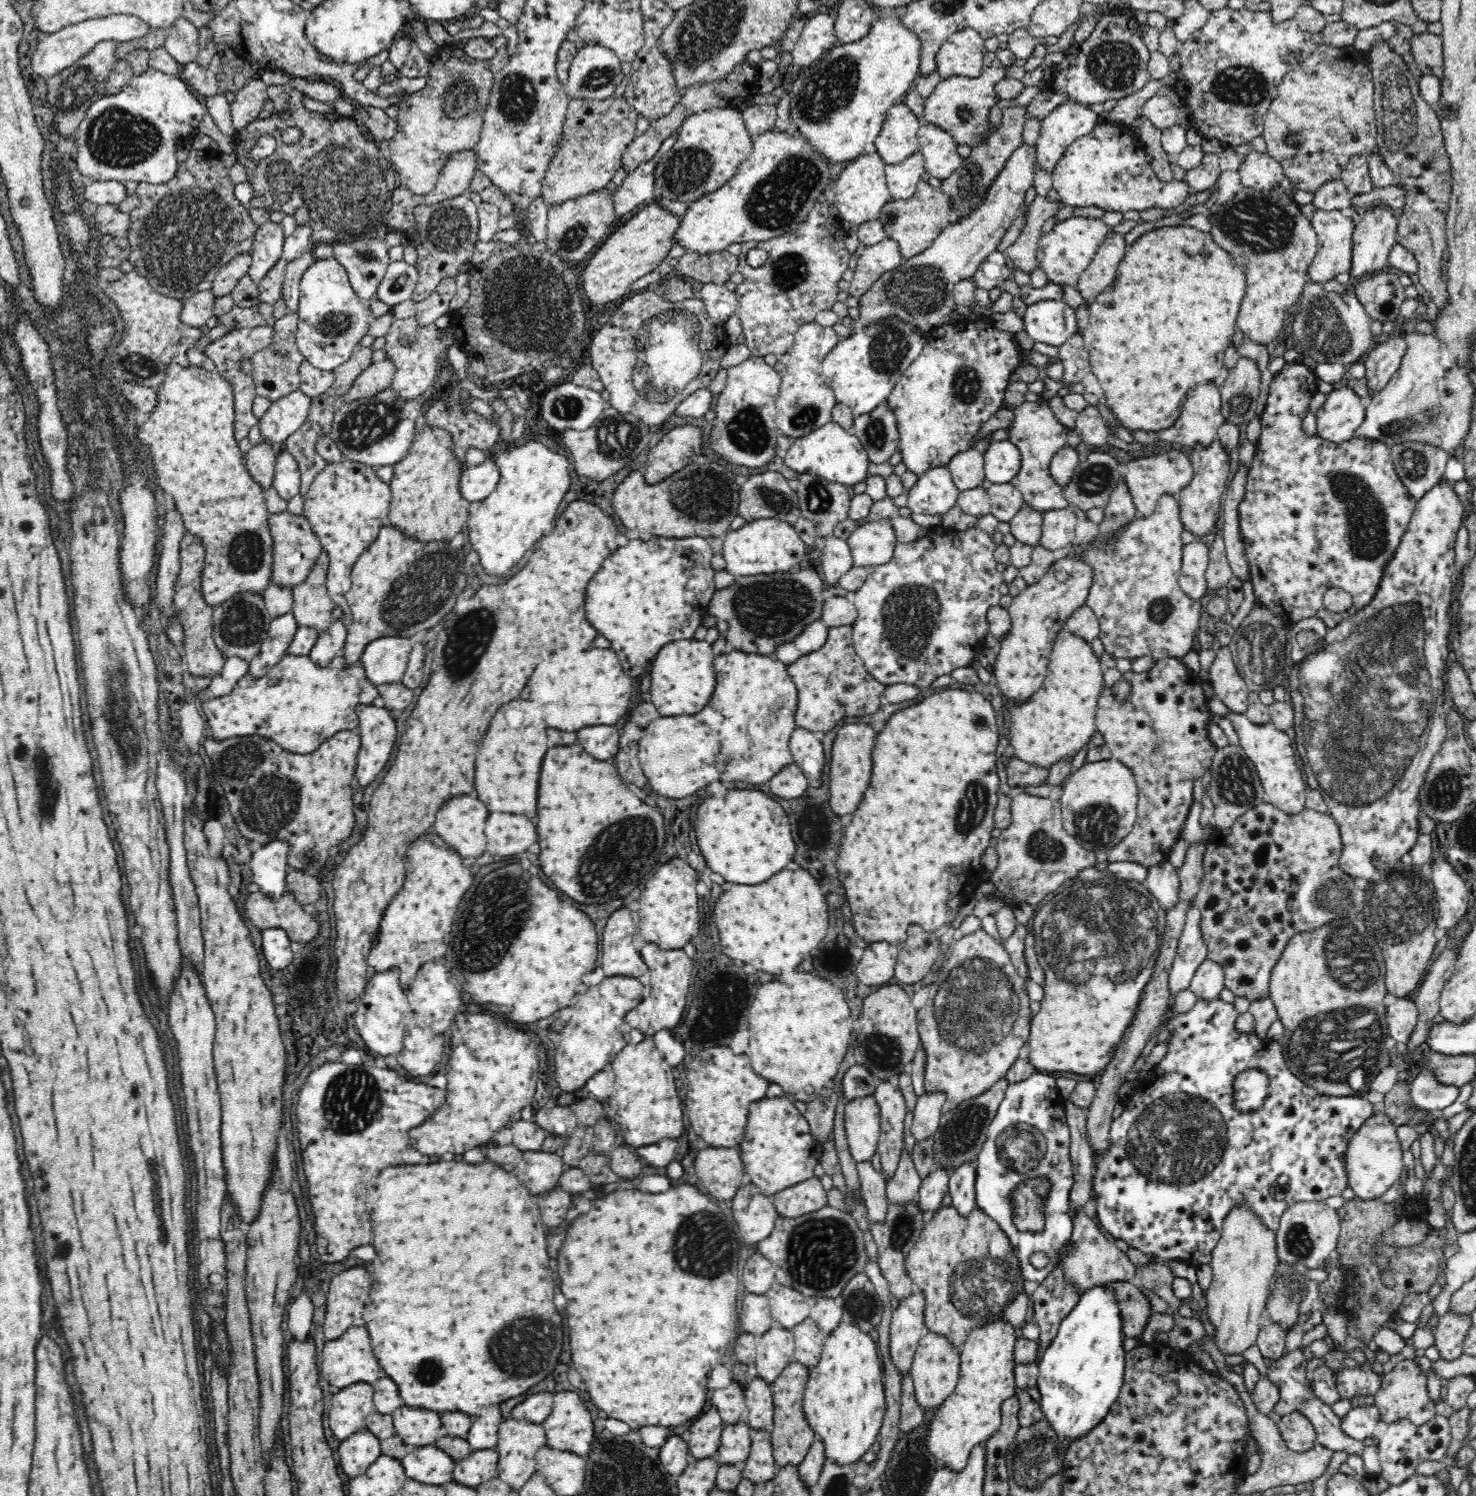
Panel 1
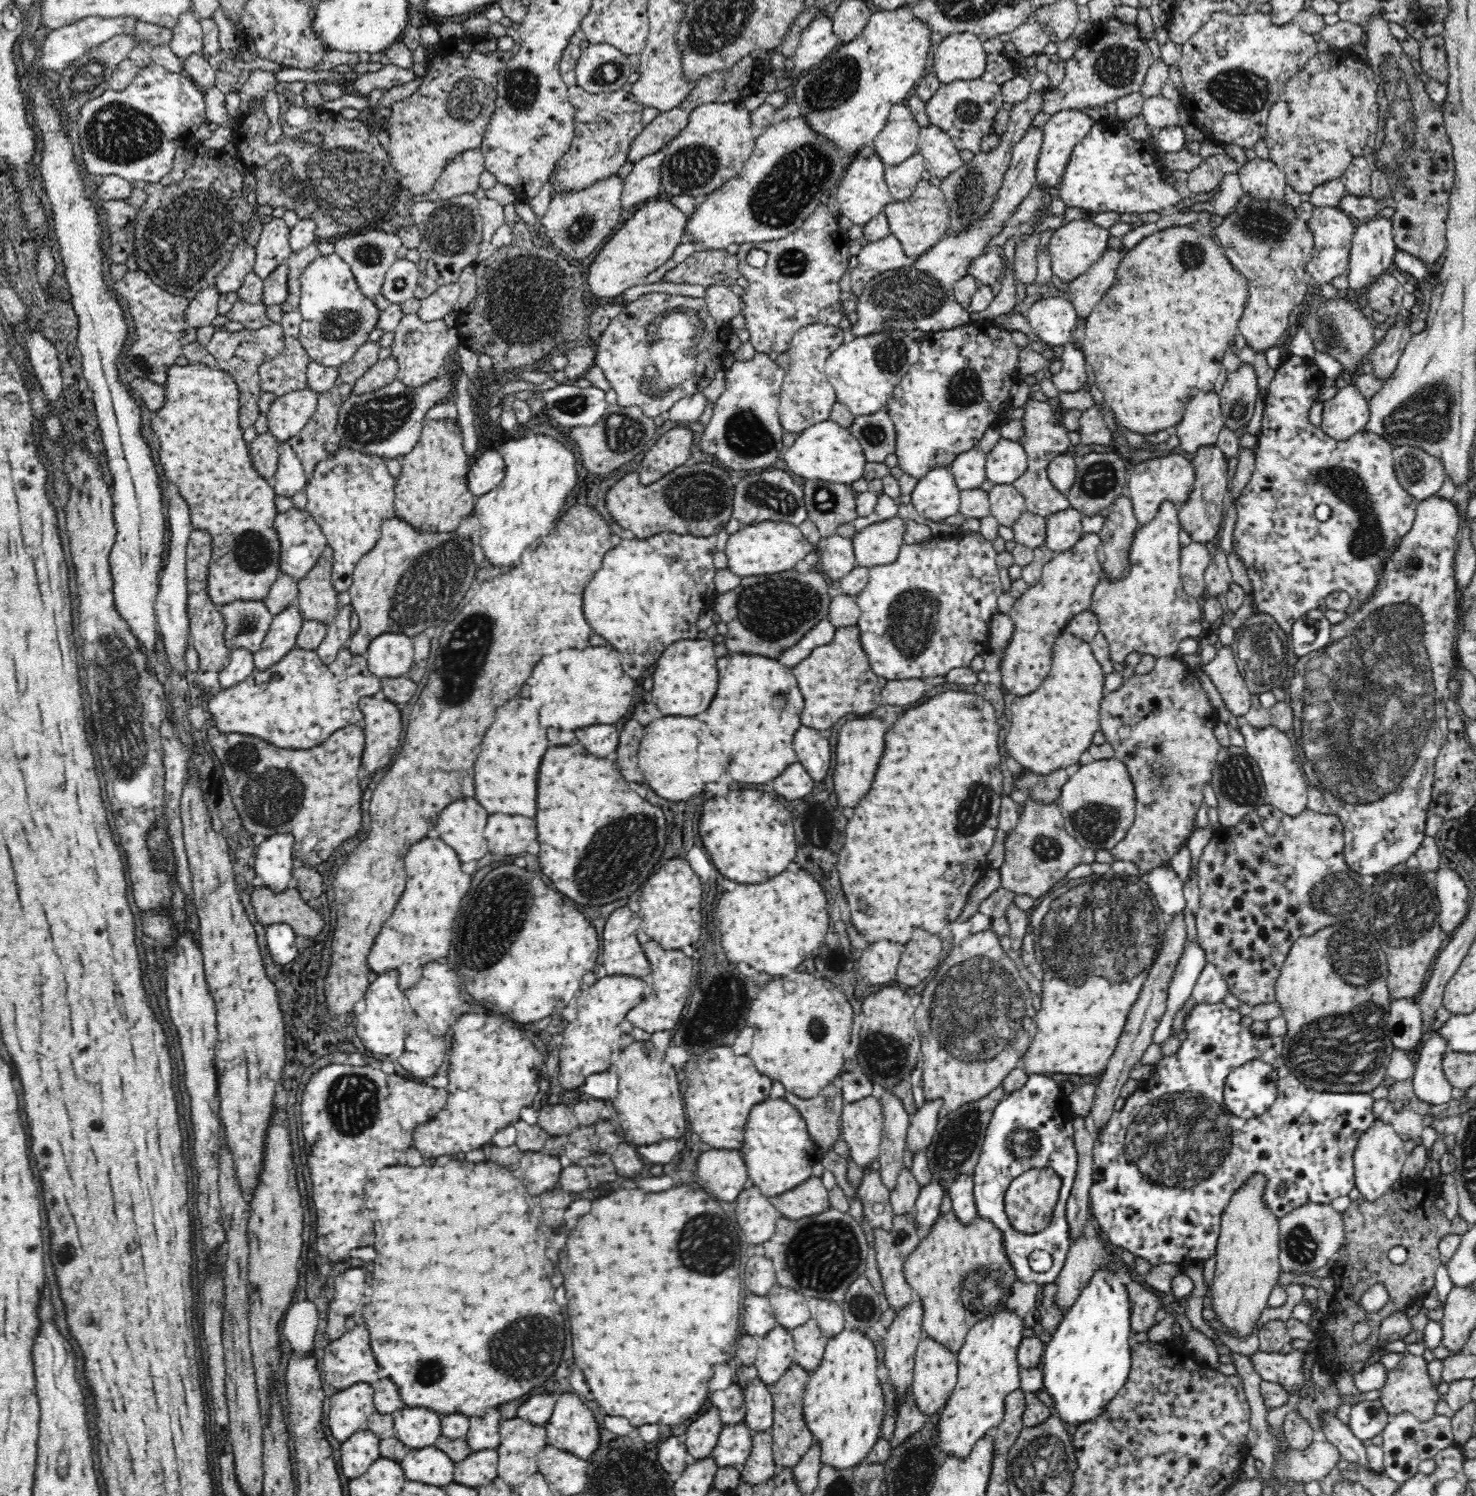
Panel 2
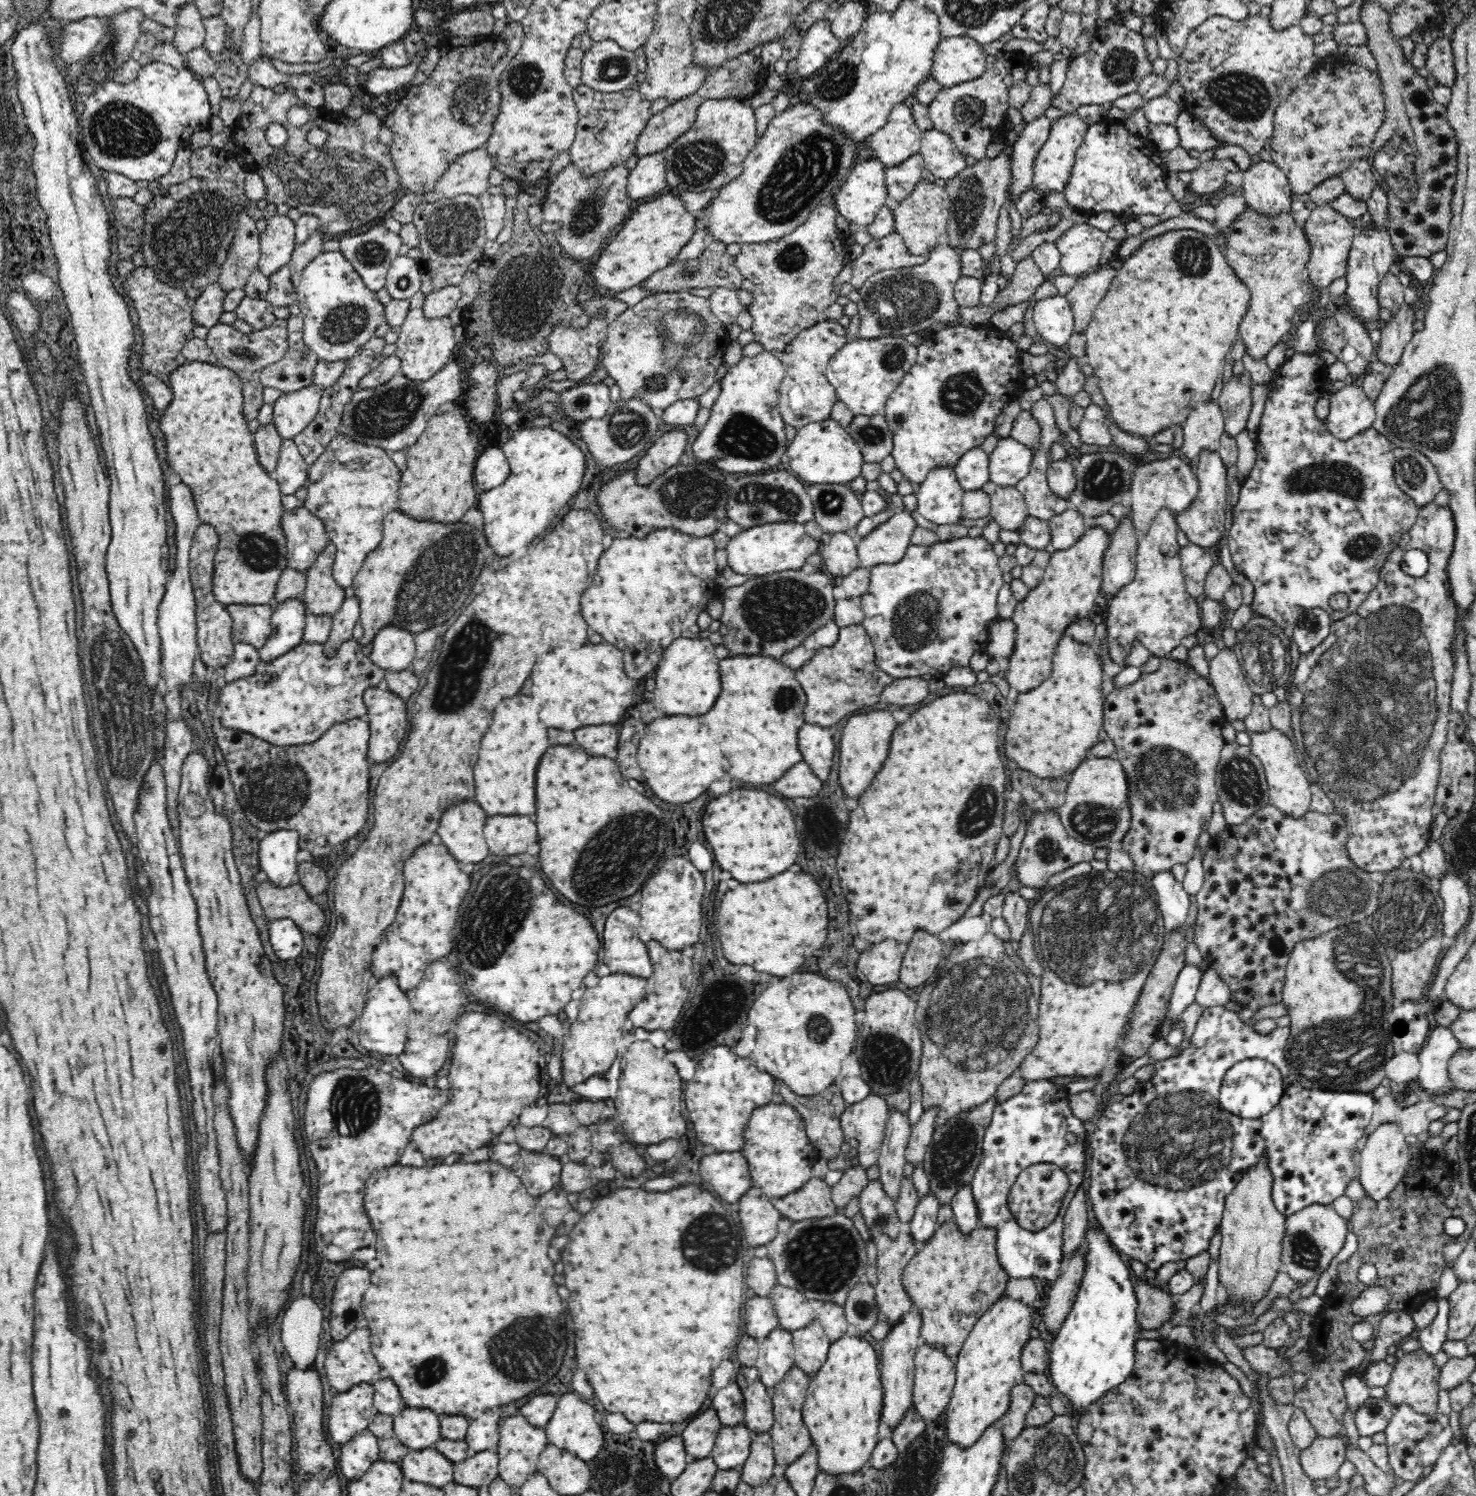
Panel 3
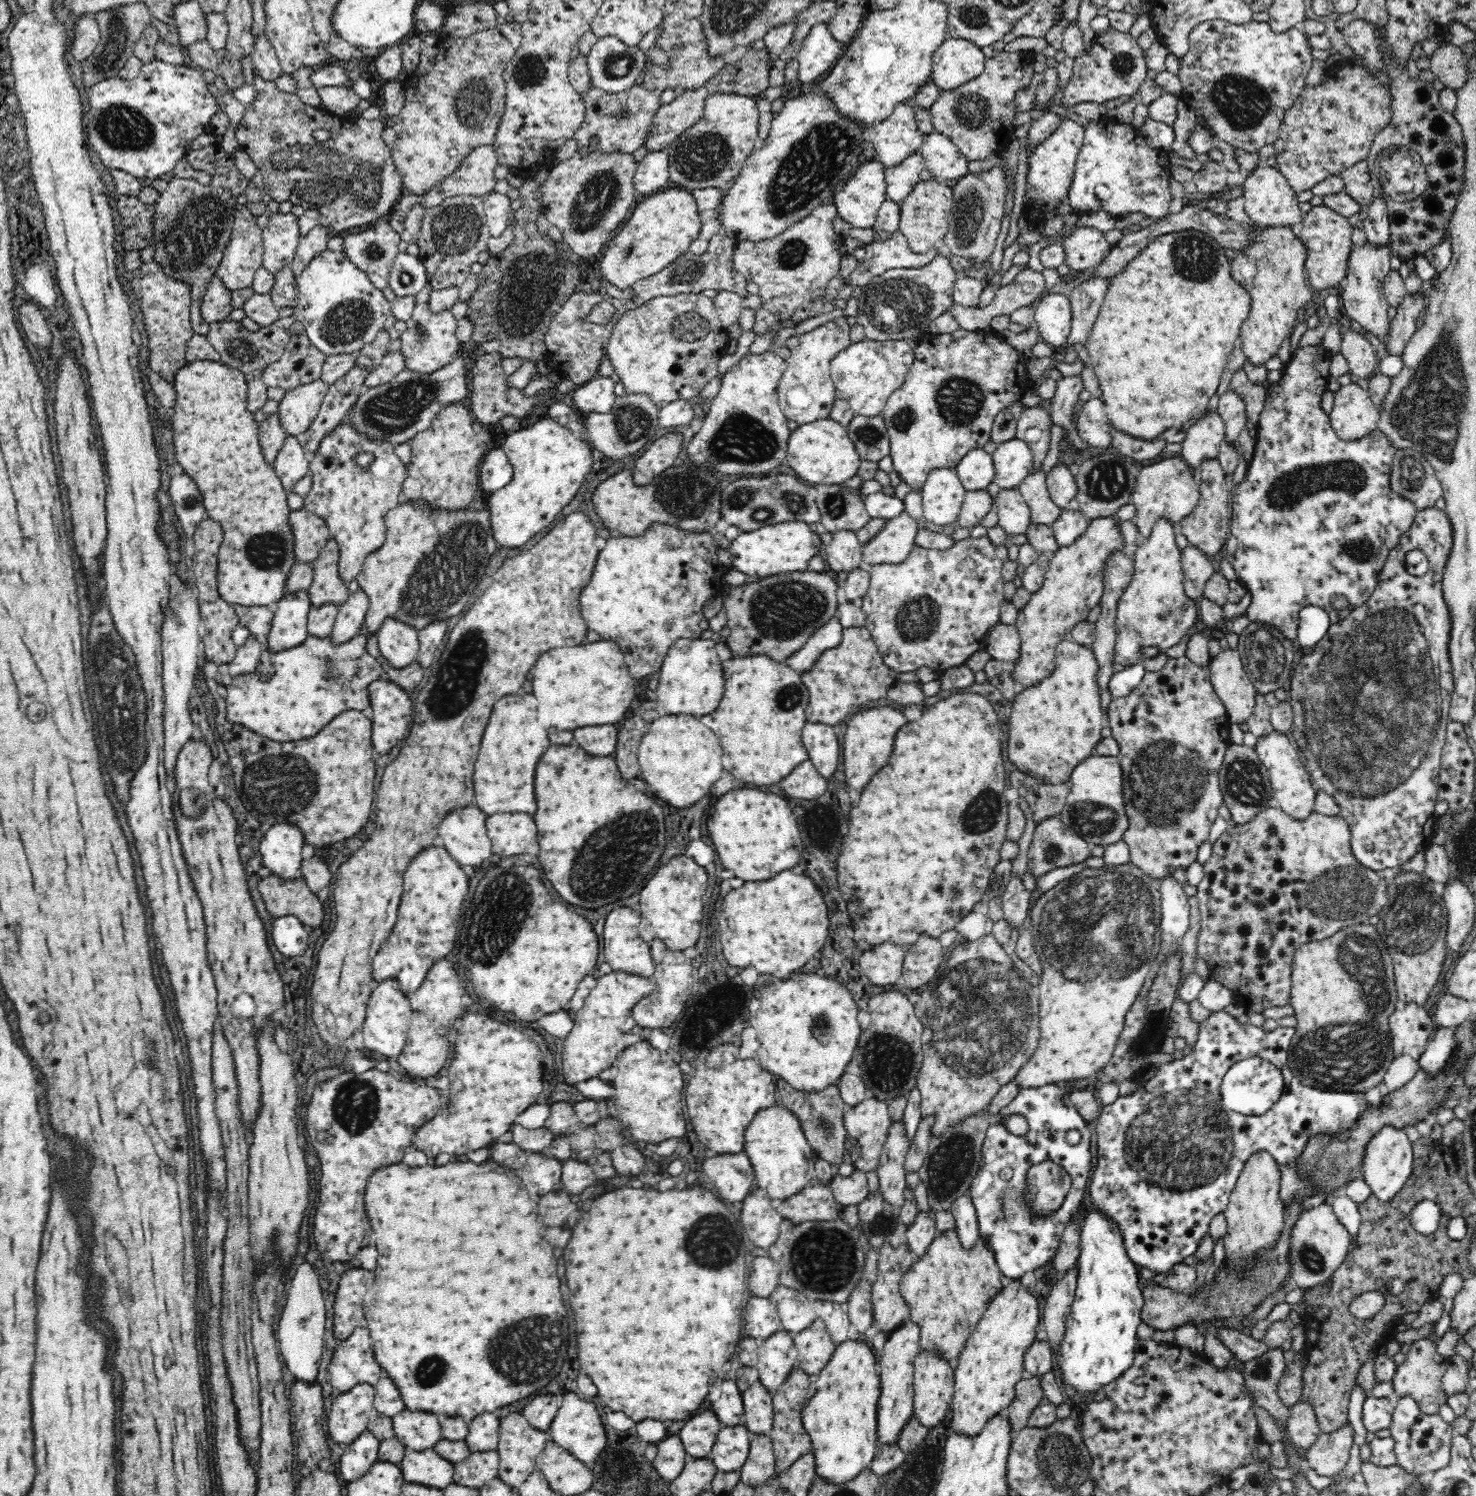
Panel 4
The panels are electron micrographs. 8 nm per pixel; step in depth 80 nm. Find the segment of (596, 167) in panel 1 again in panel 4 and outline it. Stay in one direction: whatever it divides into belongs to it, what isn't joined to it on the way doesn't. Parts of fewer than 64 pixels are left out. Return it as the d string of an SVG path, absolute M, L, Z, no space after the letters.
M592 87L580 92L580 98L584 103L584 122L575 132L576 153L580 157L587 157L591 148L596 148L598 153L622 153L631 154L645 144L649 134L654 115L660 106L660 91L649 91L646 88L628 88L628 90L610 94L605 90Z

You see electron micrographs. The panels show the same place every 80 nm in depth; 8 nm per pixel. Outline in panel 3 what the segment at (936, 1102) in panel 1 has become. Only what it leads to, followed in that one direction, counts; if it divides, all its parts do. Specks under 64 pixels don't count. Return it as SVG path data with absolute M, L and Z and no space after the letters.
M937 1106L924 1110L920 1115L920 1120L911 1125L910 1136L905 1150L906 1160L910 1164L916 1165L920 1160L923 1160L937 1126L938 1111Z

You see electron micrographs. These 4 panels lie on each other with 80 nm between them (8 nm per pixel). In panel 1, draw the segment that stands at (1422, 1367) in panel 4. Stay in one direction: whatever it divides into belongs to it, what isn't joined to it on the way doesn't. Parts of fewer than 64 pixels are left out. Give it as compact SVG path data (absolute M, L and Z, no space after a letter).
M1414 1360L1398 1362L1391 1372L1384 1374L1380 1388L1373 1394L1373 1404L1378 1407L1380 1421L1387 1425L1398 1421L1410 1421L1416 1426L1428 1422L1436 1414L1436 1409L1434 1402L1428 1397L1426 1387L1427 1378Z

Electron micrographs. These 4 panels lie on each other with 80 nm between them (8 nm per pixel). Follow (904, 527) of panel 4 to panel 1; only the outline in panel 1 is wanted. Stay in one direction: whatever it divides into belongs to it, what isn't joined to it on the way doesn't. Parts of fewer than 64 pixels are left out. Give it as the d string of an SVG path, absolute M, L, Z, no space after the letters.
M887 521L860 525L847 538L854 567L871 567L892 560L896 546L894 527Z

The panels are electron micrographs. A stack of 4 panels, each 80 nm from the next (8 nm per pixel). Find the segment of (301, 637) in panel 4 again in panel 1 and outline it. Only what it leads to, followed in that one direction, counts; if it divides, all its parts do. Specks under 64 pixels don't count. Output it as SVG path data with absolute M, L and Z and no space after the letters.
M292 613L273 619L267 630L267 637L260 642L258 654L248 661L247 674L254 678L266 676L284 657L284 650L290 646L297 629L296 619Z

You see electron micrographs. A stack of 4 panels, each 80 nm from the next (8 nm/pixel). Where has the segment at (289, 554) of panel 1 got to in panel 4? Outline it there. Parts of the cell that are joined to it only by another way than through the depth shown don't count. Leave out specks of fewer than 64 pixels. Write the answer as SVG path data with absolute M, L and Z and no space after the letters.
M301 508L289 512L288 525L295 562L312 564L331 538L326 521Z

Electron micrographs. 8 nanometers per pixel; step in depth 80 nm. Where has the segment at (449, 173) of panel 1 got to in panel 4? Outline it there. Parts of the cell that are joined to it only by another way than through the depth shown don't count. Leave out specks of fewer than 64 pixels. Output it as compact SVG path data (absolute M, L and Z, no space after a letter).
M478 146L460 162L458 168L454 168L452 174L448 174L442 182L434 185L430 192L420 195L422 204L430 208L453 196L481 197L494 191L496 165L494 147Z

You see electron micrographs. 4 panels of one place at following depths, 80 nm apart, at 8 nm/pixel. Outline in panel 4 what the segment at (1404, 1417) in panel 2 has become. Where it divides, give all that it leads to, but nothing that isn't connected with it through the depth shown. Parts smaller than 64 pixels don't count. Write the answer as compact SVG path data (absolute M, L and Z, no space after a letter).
M1400 1397L1395 1402L1392 1424L1388 1429L1390 1438L1395 1443L1396 1465L1402 1467L1408 1475L1426 1477L1450 1462L1451 1441L1454 1438L1453 1428L1438 1413L1426 1414L1420 1411L1412 1397Z

